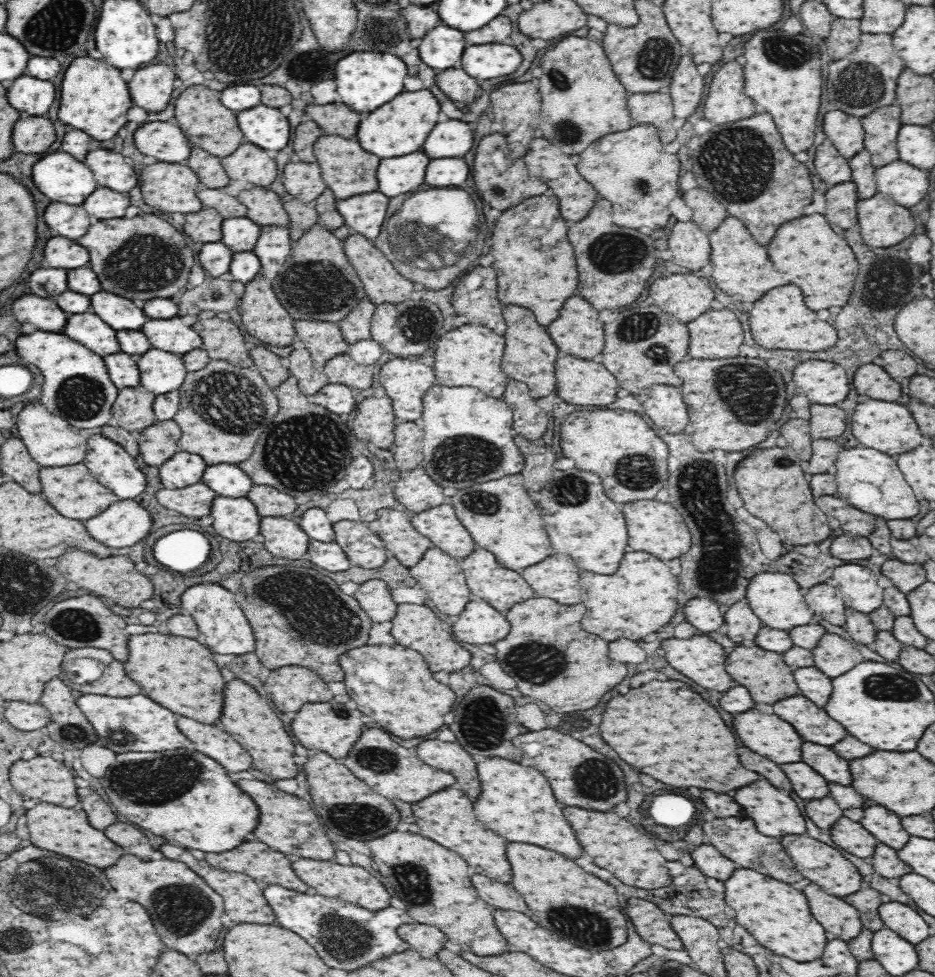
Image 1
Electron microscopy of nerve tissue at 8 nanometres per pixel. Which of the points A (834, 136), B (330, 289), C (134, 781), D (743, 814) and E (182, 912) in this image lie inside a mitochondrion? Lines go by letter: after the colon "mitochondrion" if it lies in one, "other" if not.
A: other
B: mitochondrion
C: mitochondrion
D: other
E: mitochondrion

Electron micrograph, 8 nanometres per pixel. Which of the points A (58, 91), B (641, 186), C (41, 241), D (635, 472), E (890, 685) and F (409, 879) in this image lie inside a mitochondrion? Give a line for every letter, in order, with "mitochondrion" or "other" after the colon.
A: other
B: mitochondrion
C: other
D: mitochondrion
E: mitochondrion
F: mitochondrion

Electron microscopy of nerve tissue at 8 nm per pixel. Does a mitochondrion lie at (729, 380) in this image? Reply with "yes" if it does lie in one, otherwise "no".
yes

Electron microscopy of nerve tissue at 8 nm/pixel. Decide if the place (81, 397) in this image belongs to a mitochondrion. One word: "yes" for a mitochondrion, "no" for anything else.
yes

